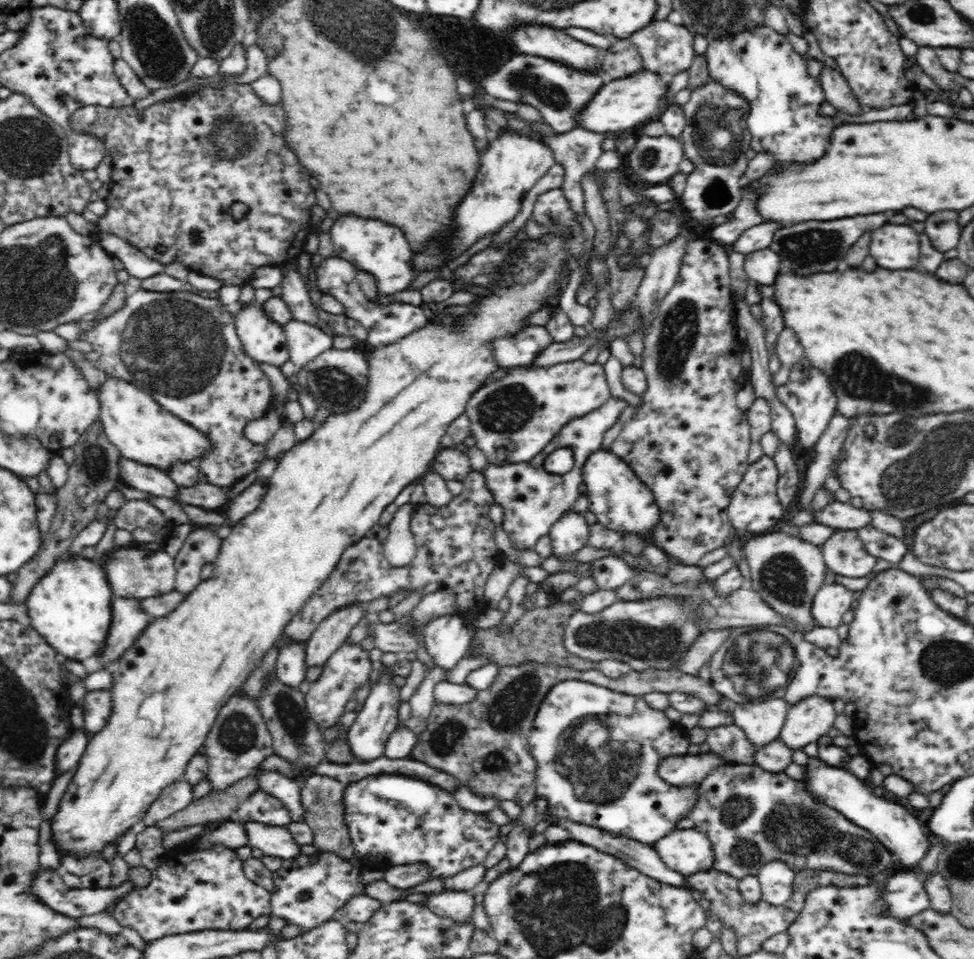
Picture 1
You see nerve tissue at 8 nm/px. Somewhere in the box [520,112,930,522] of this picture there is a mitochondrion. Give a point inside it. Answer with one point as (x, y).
(679, 334)

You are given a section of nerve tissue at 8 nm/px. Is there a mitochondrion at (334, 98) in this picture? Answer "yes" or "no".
no

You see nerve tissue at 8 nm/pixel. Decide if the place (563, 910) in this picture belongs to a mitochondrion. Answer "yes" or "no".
yes

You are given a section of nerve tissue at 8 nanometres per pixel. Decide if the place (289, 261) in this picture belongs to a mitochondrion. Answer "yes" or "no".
no

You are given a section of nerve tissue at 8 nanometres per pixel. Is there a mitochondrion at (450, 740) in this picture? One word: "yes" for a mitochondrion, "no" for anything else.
yes

